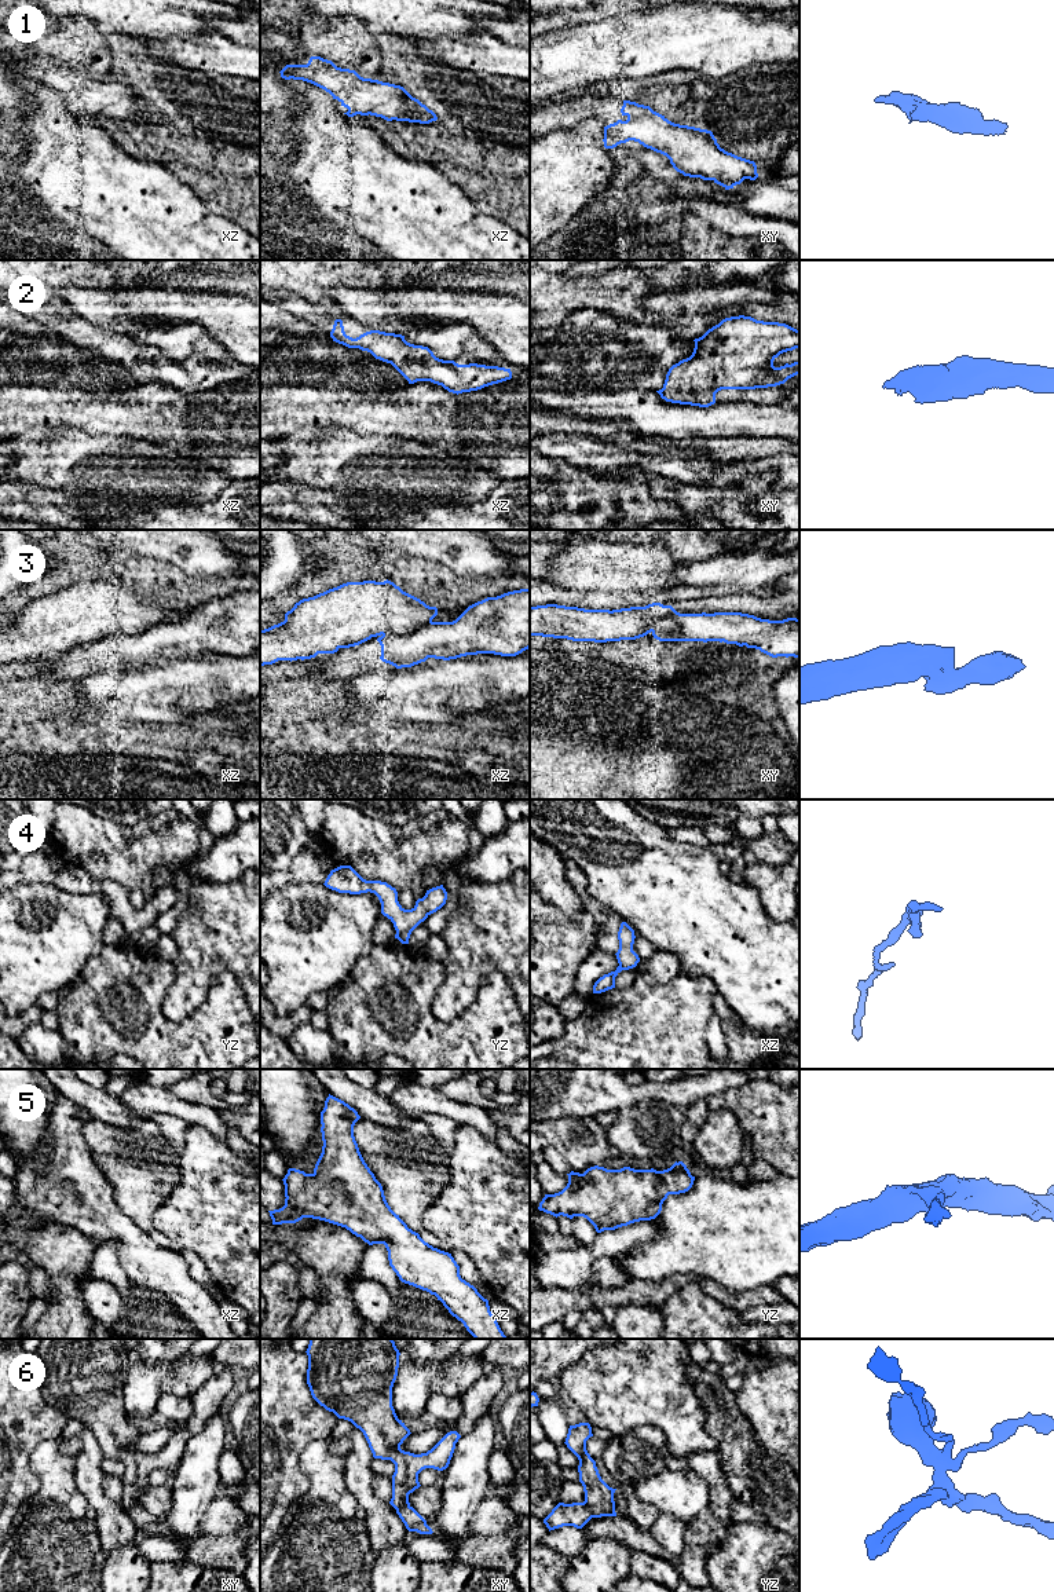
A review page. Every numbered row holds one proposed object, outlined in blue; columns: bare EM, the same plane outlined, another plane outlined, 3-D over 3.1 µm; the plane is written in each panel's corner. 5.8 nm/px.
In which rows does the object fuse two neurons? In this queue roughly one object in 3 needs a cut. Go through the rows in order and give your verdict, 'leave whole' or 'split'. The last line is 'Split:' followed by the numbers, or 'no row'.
1: leave whole
2: leave whole
3: split
4: leave whole
5: leave whole
6: leave whole
Split: 3

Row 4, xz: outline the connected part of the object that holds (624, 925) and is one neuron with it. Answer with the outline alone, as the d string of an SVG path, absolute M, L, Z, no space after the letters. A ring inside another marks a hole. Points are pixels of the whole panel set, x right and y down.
M622 922L618 932L619 949L615 954L619 966L616 967L615 971L604 974L594 982L593 993L601 993L615 988L615 977L622 970L629 970L637 966L637 963L640 962L640 958L633 951L634 938L636 938L634 930L626 922Z

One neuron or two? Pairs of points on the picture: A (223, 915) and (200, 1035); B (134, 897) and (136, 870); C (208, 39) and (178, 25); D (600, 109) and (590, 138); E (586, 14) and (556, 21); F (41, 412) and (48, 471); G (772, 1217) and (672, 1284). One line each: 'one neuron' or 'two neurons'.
A: two neurons
B: two neurons
C: two neurons
D: two neurons
E: one neuron
F: two neurons
G: two neurons

